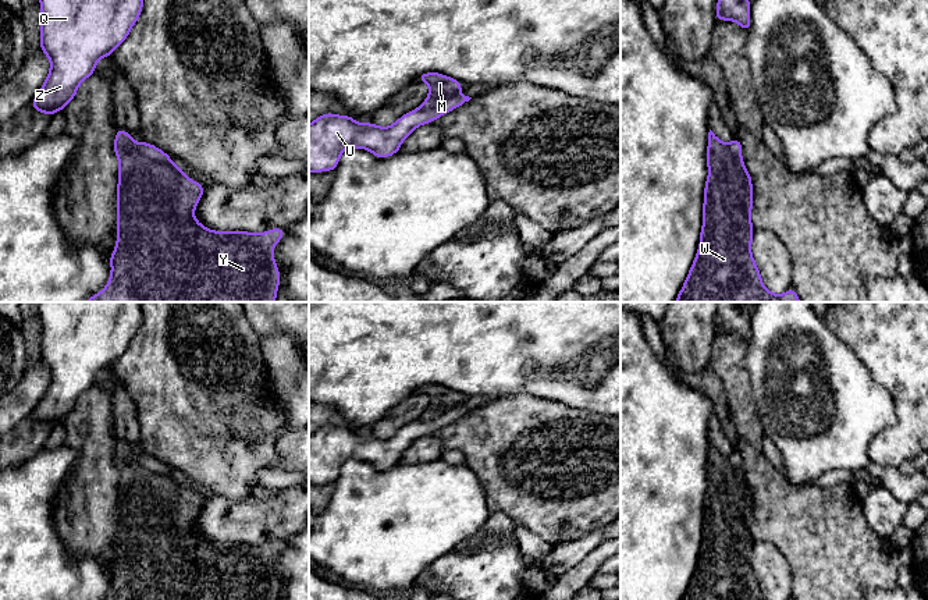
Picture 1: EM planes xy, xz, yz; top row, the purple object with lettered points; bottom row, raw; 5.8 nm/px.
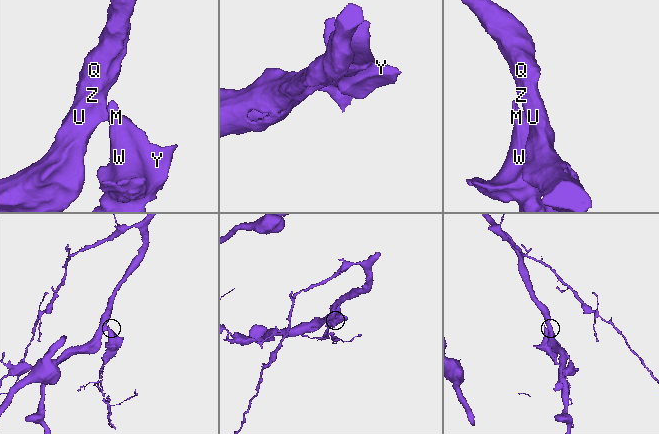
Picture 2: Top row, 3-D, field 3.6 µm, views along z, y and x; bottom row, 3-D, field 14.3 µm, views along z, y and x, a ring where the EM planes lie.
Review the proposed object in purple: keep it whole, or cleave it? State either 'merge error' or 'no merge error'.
merge error

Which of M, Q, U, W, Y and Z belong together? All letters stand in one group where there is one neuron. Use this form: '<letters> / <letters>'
M W Y / Q U Z

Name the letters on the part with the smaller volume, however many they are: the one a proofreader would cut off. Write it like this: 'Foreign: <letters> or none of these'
Foreign: M, W, Y

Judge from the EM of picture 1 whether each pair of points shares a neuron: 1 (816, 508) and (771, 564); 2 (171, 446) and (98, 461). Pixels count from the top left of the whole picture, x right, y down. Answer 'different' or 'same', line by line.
1: different
2: different

